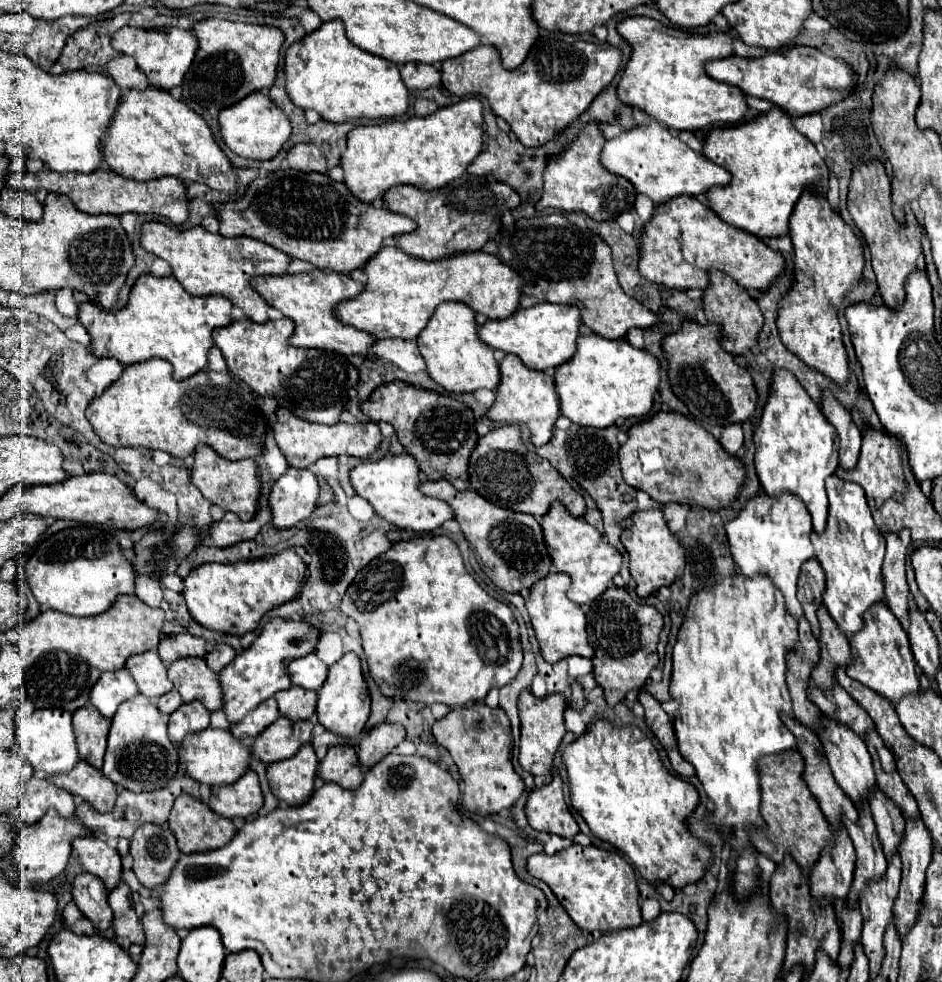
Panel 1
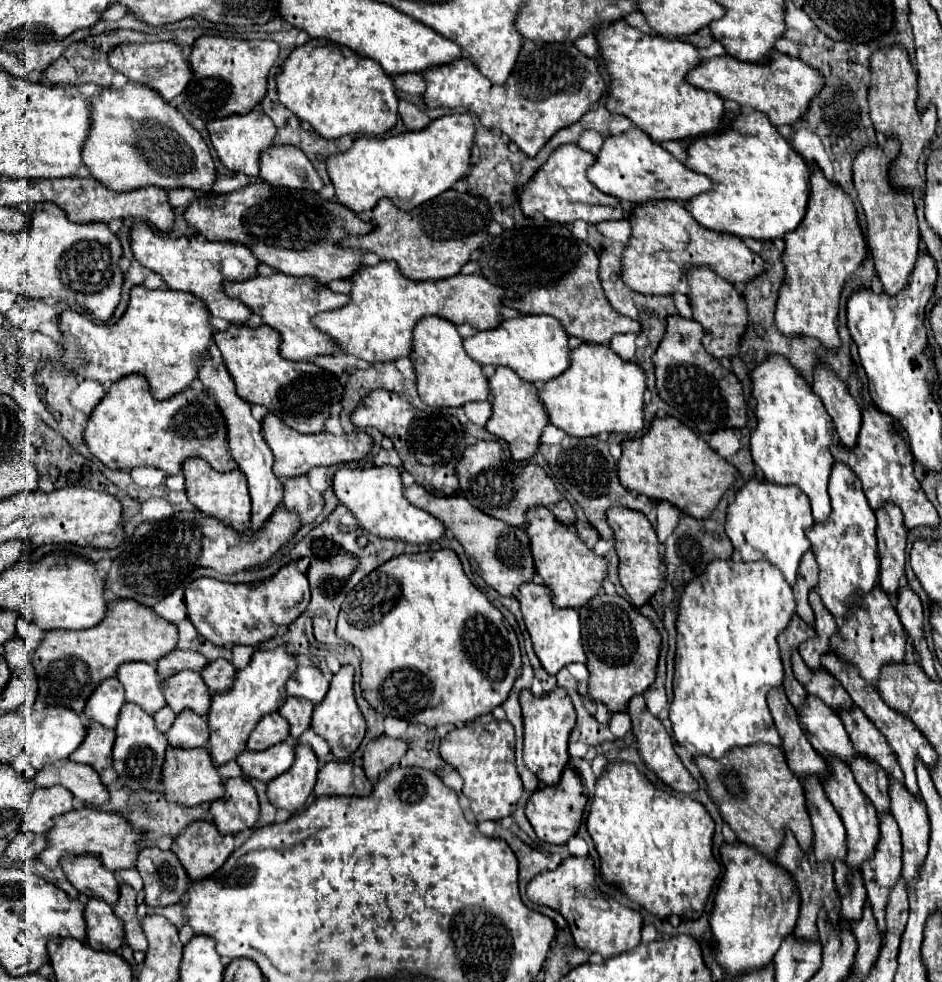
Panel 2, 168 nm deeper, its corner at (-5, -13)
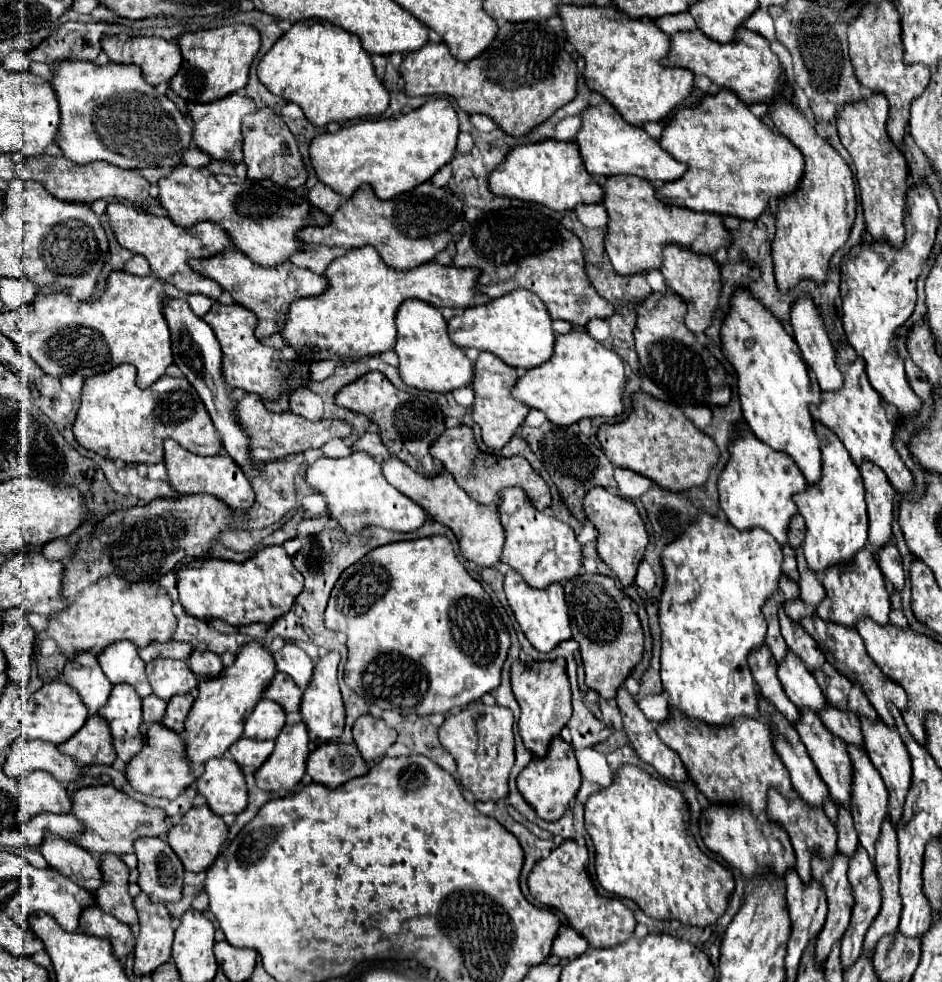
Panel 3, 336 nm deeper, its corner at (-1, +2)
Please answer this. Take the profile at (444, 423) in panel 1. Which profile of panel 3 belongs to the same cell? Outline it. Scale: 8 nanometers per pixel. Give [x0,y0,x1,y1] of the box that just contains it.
[336,371,446,475]

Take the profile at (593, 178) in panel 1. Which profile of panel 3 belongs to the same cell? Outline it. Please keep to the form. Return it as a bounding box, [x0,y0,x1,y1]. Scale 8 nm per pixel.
[490,139,604,211]

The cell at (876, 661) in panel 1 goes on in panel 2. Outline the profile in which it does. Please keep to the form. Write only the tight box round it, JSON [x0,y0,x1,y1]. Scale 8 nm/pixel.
[832,584,904,686]

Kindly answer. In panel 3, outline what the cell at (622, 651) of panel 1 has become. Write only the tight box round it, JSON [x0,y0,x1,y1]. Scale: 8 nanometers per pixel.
[564,573,644,699]

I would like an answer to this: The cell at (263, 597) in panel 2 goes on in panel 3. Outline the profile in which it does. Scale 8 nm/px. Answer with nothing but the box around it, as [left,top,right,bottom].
[178,545,304,627]

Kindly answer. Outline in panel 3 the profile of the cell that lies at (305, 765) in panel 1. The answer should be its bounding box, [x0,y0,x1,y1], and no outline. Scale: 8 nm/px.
[256,725,310,791]

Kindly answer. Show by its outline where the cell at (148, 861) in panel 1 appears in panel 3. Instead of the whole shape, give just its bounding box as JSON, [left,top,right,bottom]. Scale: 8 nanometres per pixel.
[136,837,184,903]

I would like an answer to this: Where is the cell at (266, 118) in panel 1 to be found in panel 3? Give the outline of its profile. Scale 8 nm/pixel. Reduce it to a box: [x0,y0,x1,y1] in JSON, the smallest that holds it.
[188,93,256,161]

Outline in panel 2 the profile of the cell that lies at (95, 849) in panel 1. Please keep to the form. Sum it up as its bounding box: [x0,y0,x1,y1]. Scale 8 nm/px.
[60,856,118,906]

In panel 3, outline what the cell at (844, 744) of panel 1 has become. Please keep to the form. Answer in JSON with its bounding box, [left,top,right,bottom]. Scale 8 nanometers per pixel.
[778,651,828,713]

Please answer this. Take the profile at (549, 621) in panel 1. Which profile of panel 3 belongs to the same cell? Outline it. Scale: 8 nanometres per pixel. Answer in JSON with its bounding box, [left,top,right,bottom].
[504,569,572,653]

